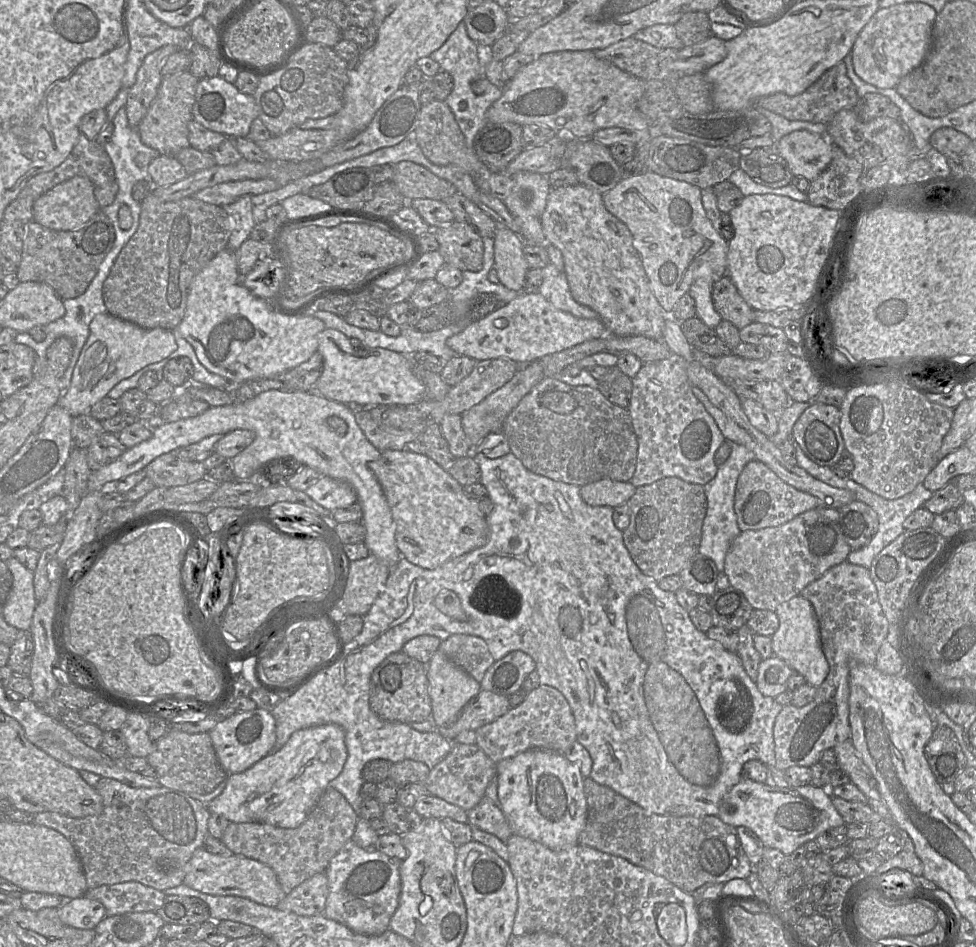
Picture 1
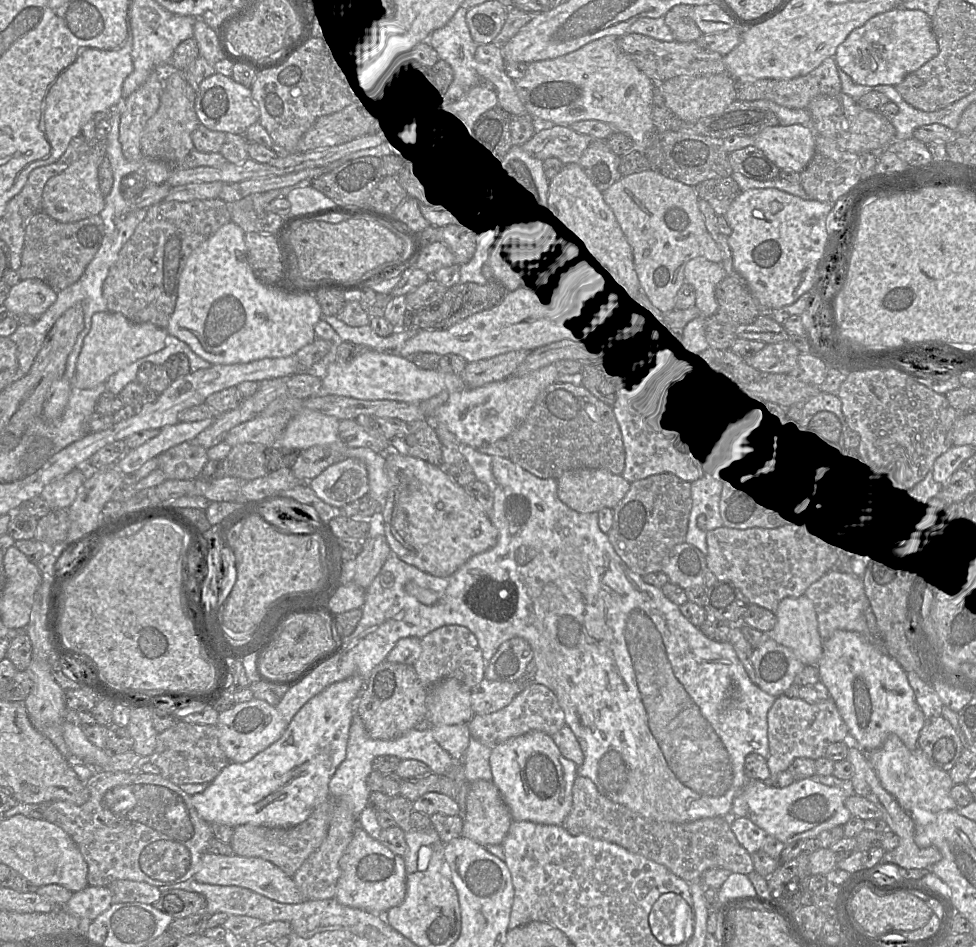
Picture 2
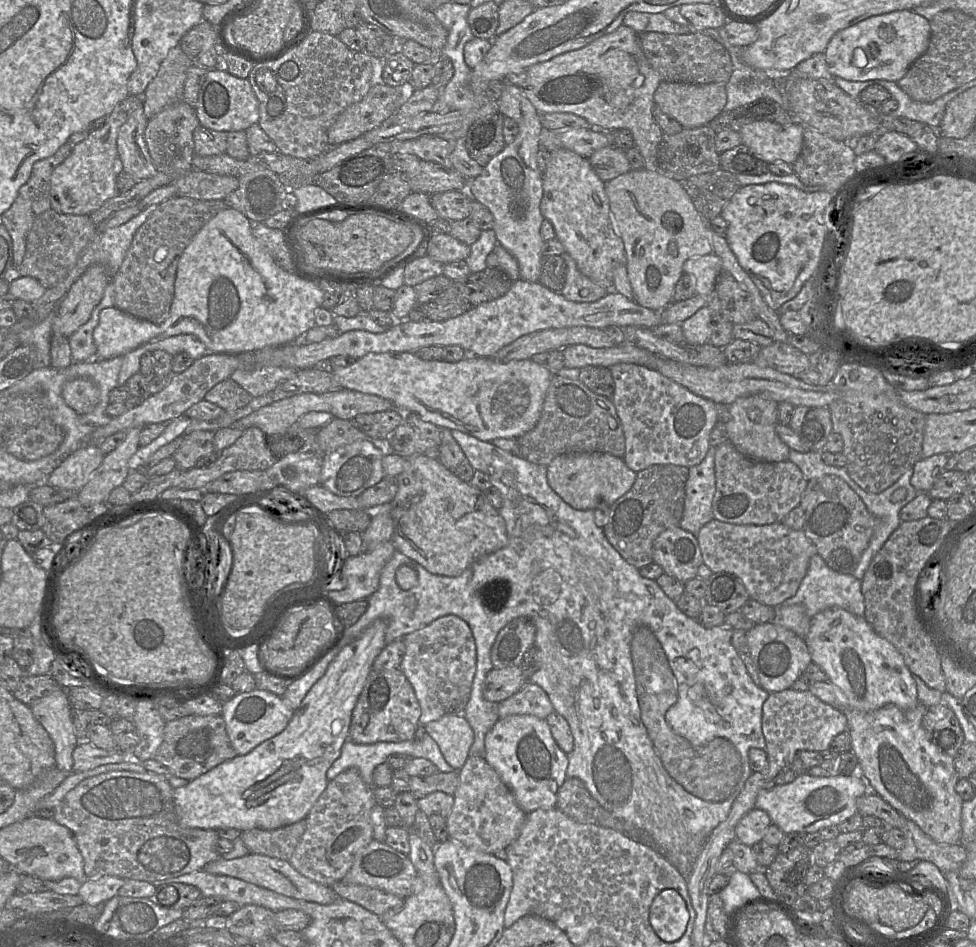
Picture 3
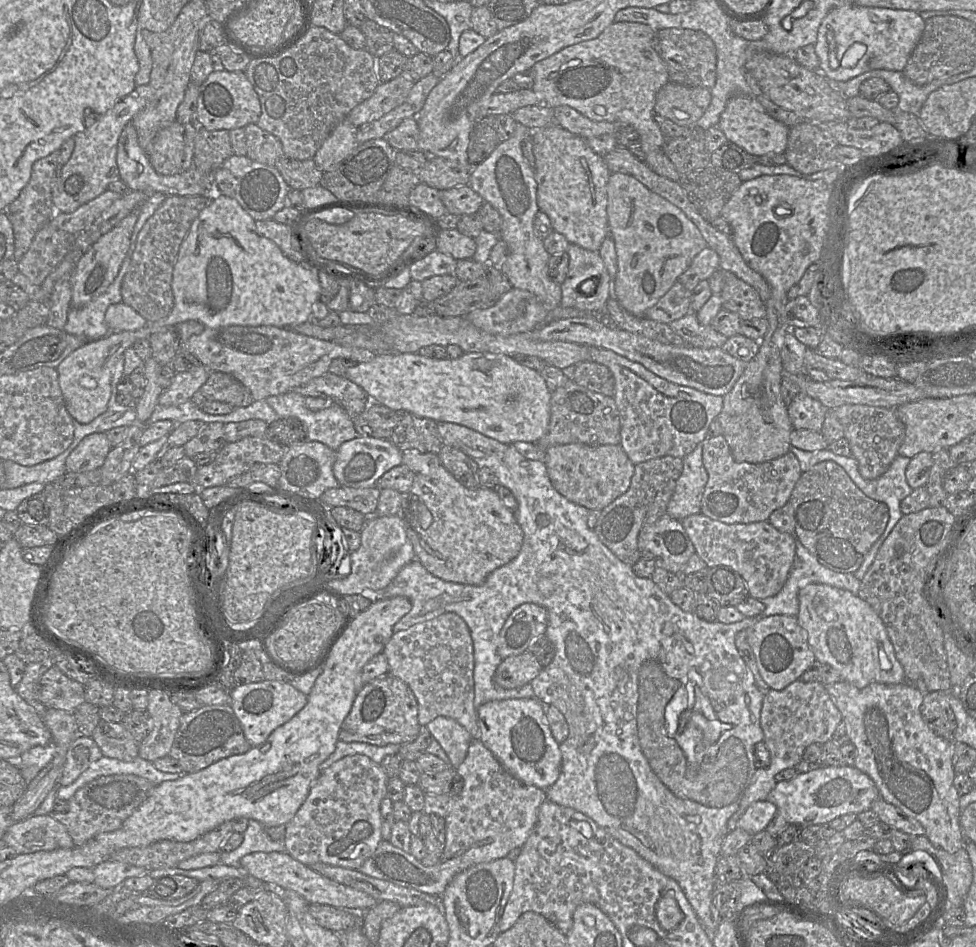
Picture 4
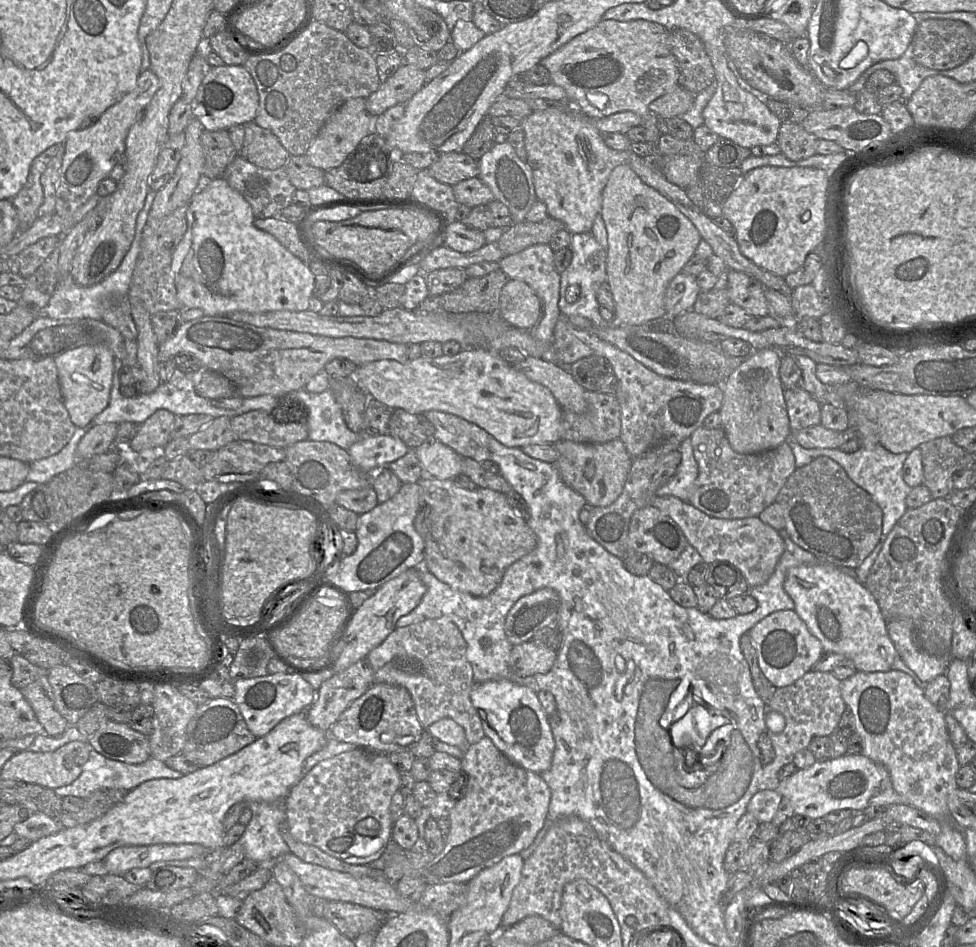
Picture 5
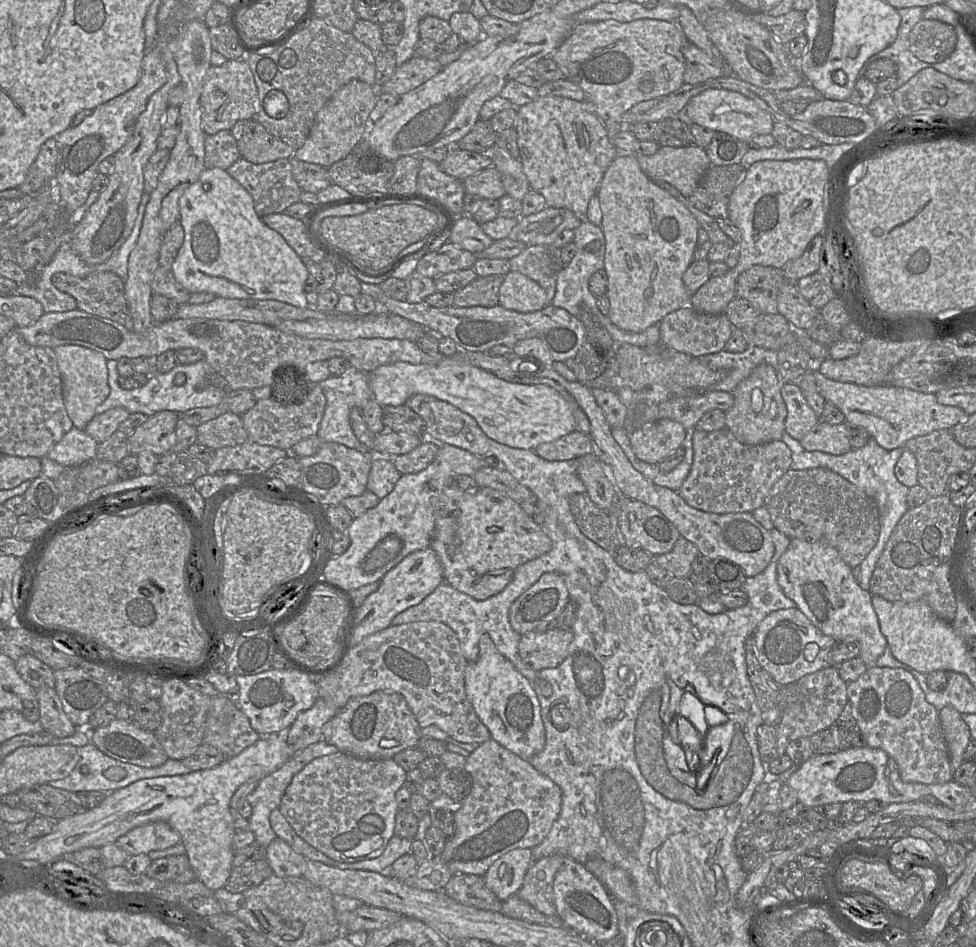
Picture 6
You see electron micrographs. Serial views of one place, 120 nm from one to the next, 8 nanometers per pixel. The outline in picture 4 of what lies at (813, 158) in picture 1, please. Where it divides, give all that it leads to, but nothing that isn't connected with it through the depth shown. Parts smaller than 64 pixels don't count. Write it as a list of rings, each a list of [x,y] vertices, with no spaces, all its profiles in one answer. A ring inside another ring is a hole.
[[[751,95],[731,97],[720,116],[717,127],[725,134],[729,142],[755,156],[784,153],[787,146],[789,127],[769,116]]]

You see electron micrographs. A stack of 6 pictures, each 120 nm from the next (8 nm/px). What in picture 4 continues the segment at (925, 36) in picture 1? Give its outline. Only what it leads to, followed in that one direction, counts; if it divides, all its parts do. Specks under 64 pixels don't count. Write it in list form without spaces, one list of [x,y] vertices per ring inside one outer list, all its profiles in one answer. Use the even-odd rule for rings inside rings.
[[[844,4],[833,8],[821,22],[814,49],[819,58],[819,71],[828,78],[846,82],[874,69],[903,71],[907,61],[919,42],[925,21],[918,12],[880,7],[864,7]]]

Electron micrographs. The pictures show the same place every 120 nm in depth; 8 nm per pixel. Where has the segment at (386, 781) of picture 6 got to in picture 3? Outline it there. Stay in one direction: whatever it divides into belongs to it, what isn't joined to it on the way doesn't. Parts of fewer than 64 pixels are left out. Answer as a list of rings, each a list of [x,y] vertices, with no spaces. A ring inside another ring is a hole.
[[[350,768],[328,781],[327,787],[306,816],[306,830],[289,862],[305,877],[332,887],[342,881],[355,857],[373,838],[370,813],[376,804],[373,787],[362,780],[356,768]]]

